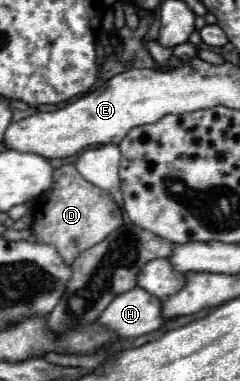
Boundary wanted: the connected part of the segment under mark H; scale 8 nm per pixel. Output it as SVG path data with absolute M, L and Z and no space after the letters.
M133 288L127 294L115 296L115 300L99 316L99 324L105 330L111 330L117 338L137 338L155 332L165 324L159 312L159 298L147 294L143 288Z

